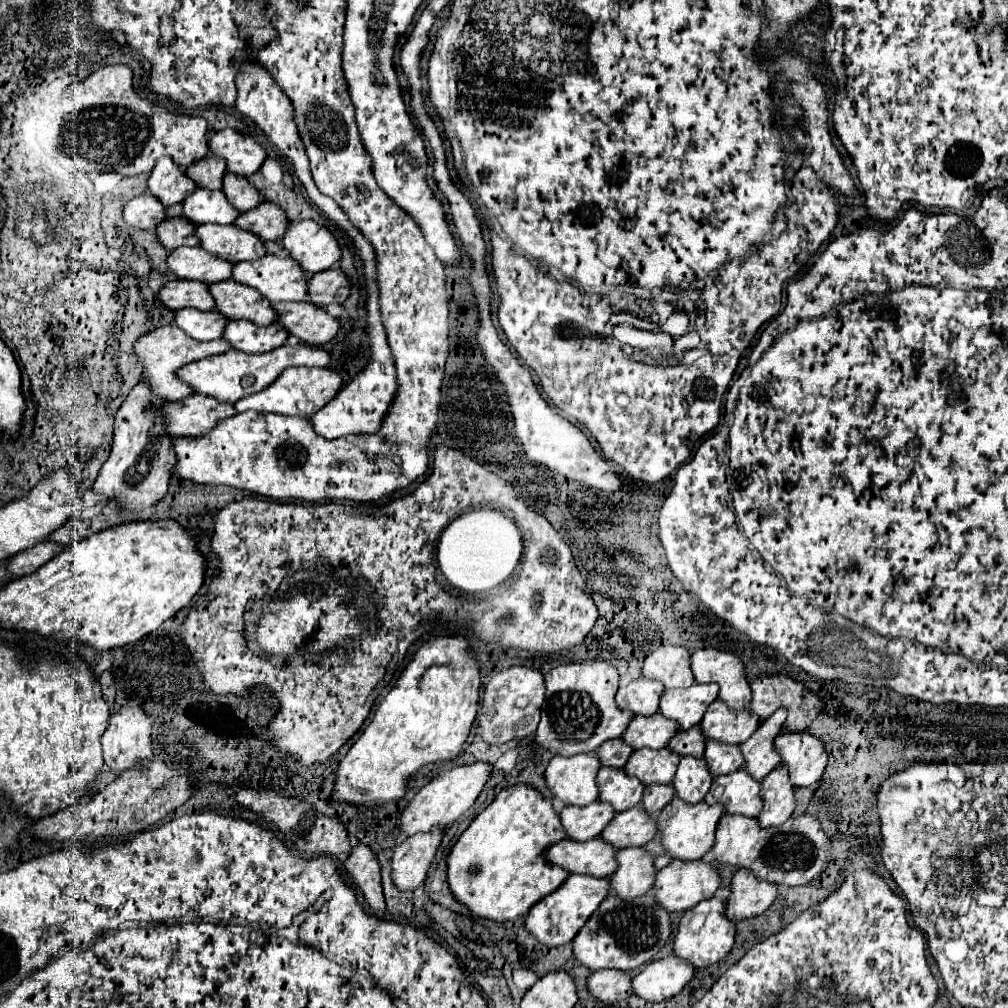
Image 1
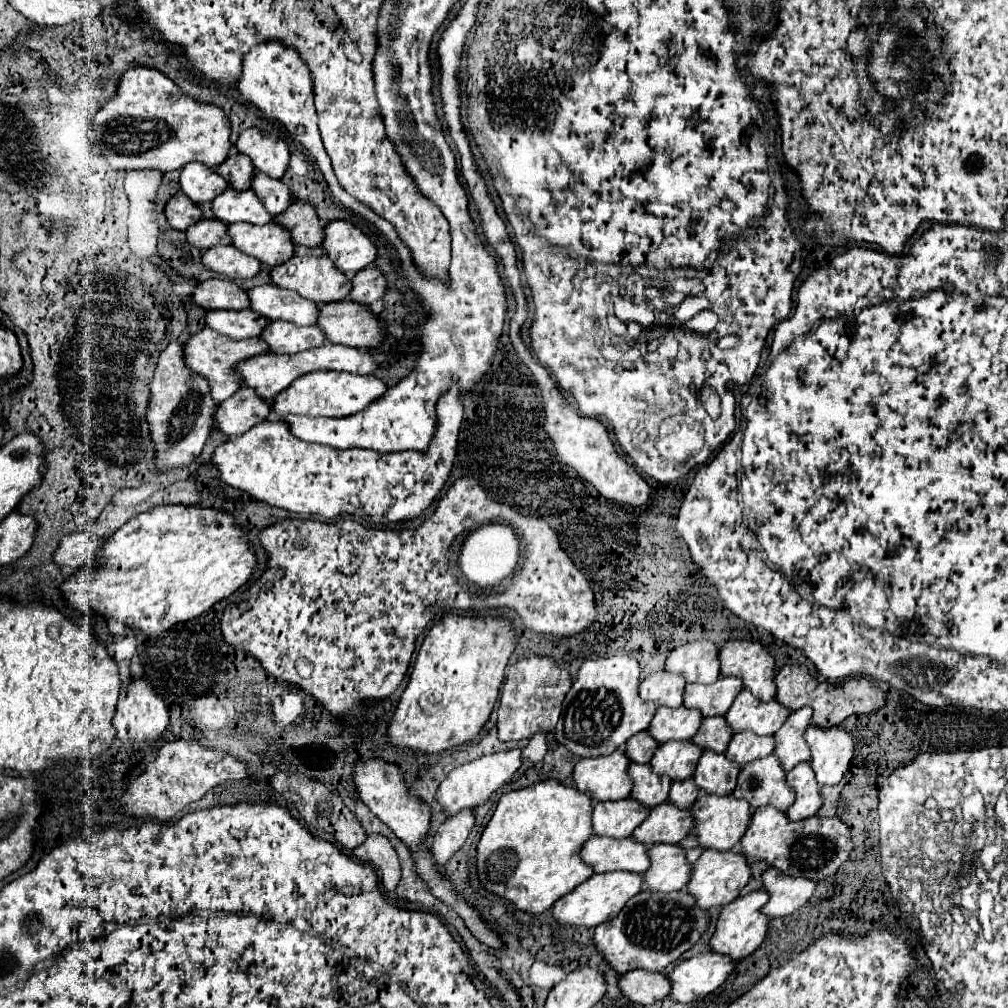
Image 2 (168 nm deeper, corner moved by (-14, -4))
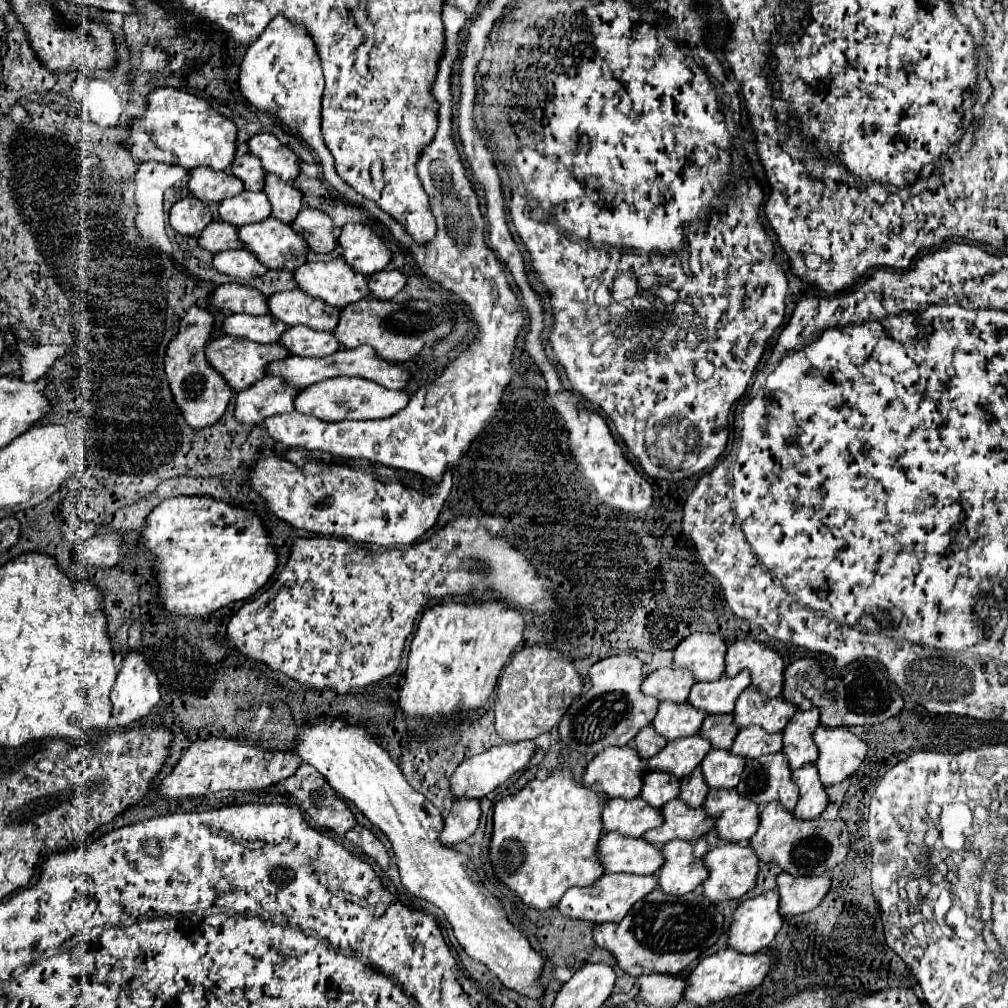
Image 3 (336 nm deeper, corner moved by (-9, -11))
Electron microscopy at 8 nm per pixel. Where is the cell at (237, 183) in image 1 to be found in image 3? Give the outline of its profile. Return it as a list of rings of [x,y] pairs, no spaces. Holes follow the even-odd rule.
[[[273,175],[265,177],[263,191],[269,197],[269,203],[273,207],[271,217],[283,223],[291,223],[297,217],[297,211],[301,209],[301,197],[303,197],[301,191],[283,183],[279,177],[273,177]]]

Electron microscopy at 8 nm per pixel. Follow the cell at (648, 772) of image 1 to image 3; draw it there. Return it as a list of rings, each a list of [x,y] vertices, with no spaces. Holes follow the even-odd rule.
[[[699,735],[671,741],[653,759],[647,761],[647,767],[649,771],[663,771],[675,775],[677,779],[683,779],[703,761],[709,749],[709,741]]]

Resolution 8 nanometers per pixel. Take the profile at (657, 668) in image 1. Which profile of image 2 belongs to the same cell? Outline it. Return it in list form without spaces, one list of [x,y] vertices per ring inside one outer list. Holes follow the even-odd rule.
[[[696,640],[678,646],[666,660],[666,670],[680,674],[686,682],[712,684],[718,680],[718,646],[710,640]]]

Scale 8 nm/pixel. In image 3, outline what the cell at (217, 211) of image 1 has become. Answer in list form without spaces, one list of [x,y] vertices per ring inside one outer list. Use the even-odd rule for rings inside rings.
[[[241,191],[235,197],[227,197],[219,203],[219,217],[221,221],[241,227],[247,223],[265,221],[271,215],[271,205],[263,191]]]

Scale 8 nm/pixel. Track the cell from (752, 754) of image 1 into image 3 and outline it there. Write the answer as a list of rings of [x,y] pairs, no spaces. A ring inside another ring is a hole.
[[[819,709],[797,711],[783,729],[783,755],[791,769],[803,767],[817,759],[817,747],[813,745],[813,729],[819,725]]]

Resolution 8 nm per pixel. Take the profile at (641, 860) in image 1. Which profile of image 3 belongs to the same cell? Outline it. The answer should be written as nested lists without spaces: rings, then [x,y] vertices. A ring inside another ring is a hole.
[[[669,841],[663,849],[663,867],[657,871],[657,885],[669,895],[685,895],[693,891],[707,875],[701,859],[693,857],[689,841]]]

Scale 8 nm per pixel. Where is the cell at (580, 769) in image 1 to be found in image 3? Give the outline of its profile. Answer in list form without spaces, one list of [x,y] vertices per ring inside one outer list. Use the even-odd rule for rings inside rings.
[[[631,745],[621,749],[605,749],[583,773],[583,785],[595,793],[605,793],[607,799],[635,799],[641,791],[641,773],[645,765]]]

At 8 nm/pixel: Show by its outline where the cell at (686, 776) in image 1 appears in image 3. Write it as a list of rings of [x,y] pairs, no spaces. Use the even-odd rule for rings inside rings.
[[[711,749],[701,763],[701,773],[709,789],[733,789],[739,783],[743,767],[743,757],[733,757],[733,753],[725,749]]]

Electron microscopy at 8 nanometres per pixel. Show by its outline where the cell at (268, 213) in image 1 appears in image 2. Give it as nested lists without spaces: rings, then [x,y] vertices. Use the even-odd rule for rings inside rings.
[[[292,202],[290,208],[276,216],[274,222],[286,226],[292,232],[294,244],[302,244],[302,246],[320,246],[324,242],[324,226],[320,224],[320,218],[314,210],[312,204],[308,202]]]

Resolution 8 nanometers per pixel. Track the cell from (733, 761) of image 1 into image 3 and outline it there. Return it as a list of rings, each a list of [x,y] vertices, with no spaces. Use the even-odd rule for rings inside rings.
[[[745,727],[739,729],[735,743],[731,747],[733,755],[739,755],[743,759],[755,759],[761,755],[779,753],[783,747],[781,733],[765,733],[761,727]]]

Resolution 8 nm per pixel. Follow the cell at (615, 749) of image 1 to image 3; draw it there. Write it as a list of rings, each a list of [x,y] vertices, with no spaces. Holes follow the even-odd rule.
[[[647,725],[645,729],[641,729],[637,733],[637,737],[633,739],[633,747],[637,749],[637,753],[641,755],[641,759],[651,759],[667,741],[655,733],[655,729],[651,725]]]

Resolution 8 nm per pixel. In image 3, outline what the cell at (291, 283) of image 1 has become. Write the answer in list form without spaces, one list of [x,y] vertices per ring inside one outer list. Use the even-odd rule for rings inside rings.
[[[341,259],[327,263],[305,263],[293,271],[297,289],[309,297],[317,297],[331,307],[345,307],[369,295],[367,277],[353,273]]]

